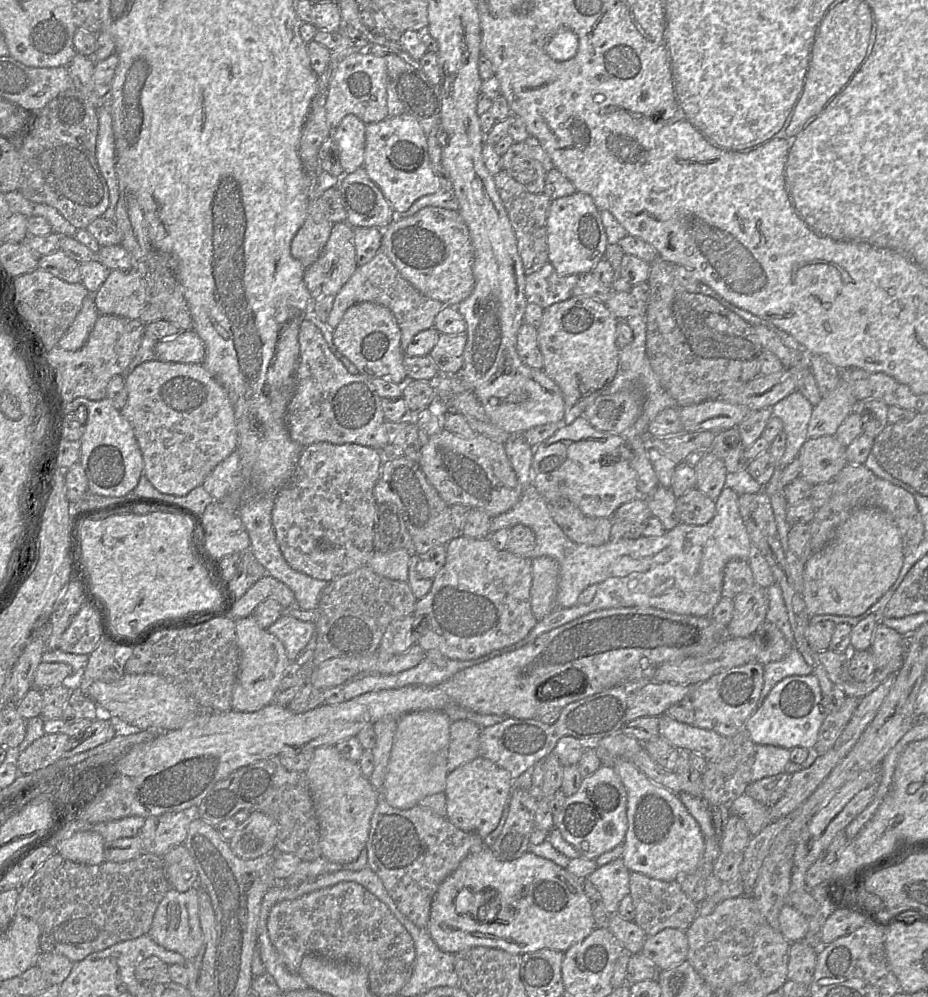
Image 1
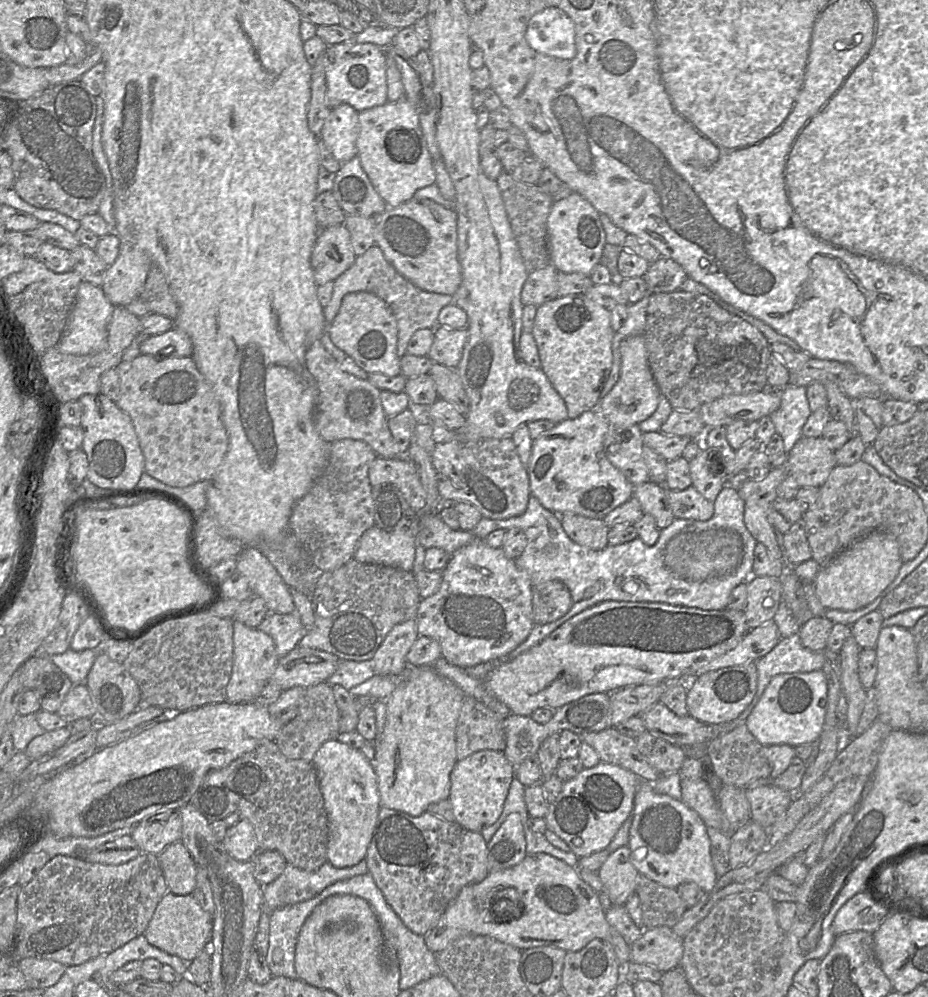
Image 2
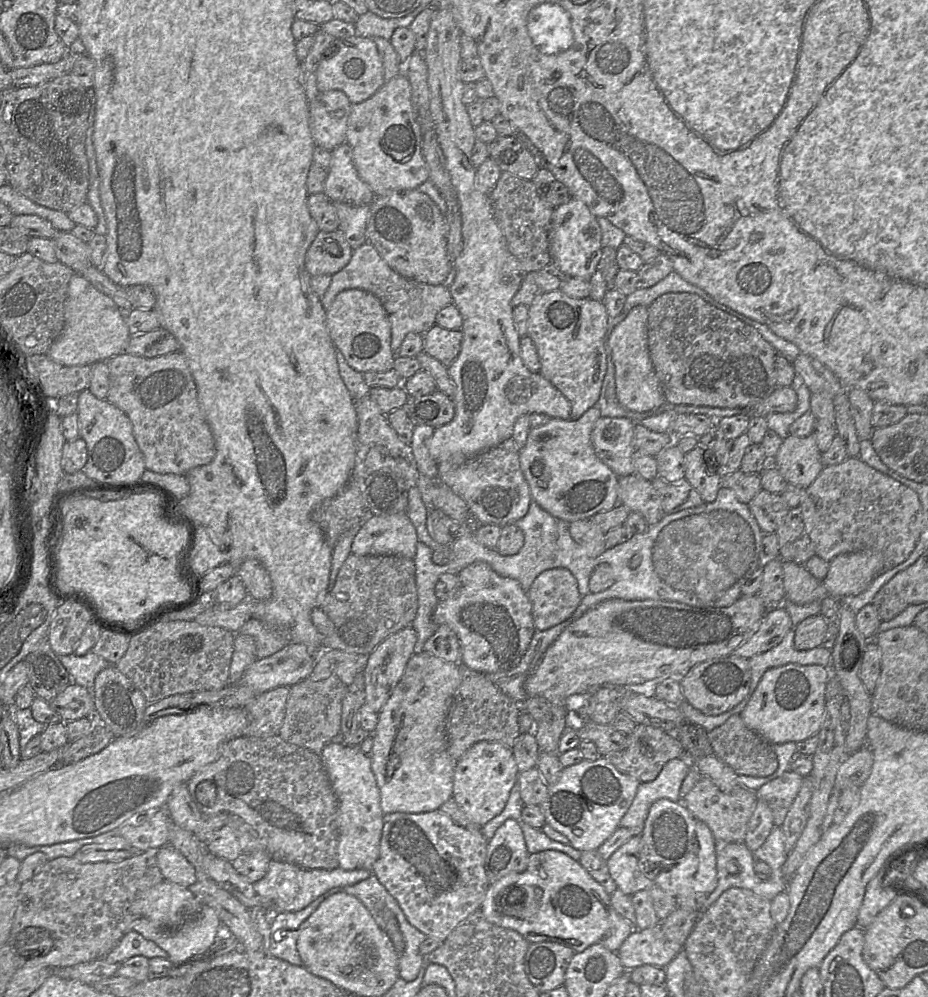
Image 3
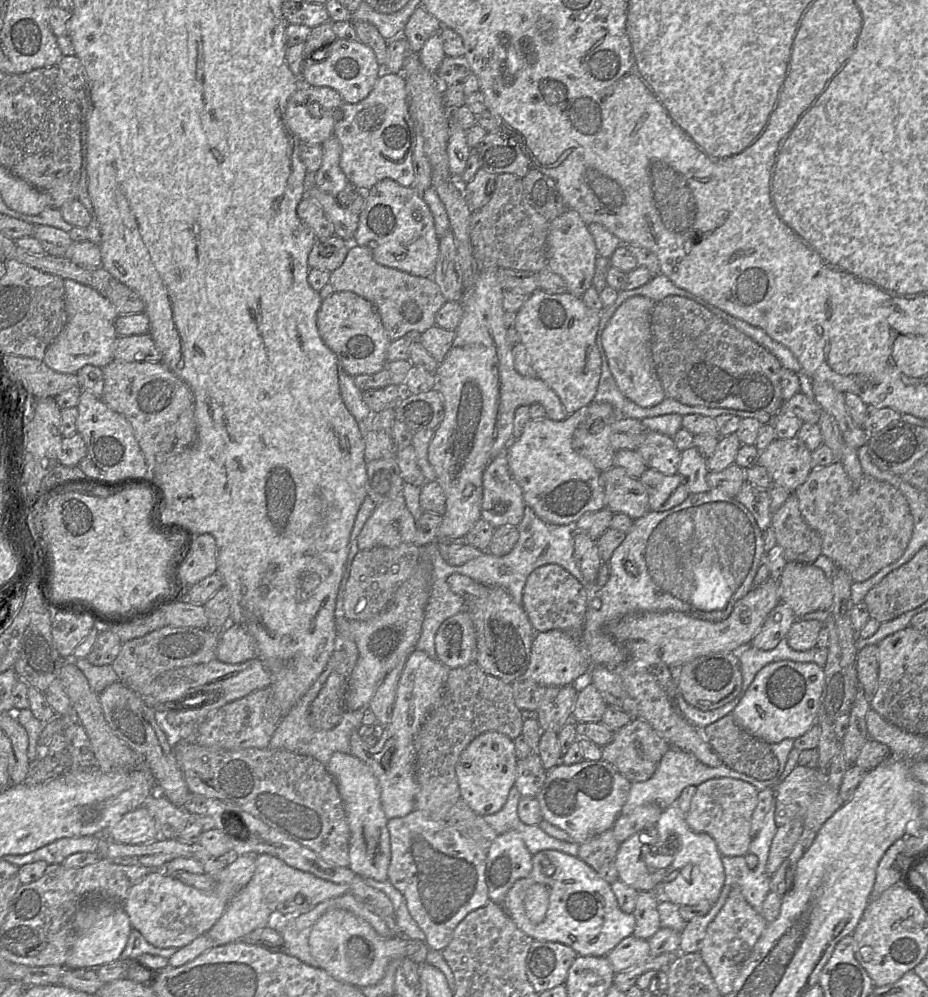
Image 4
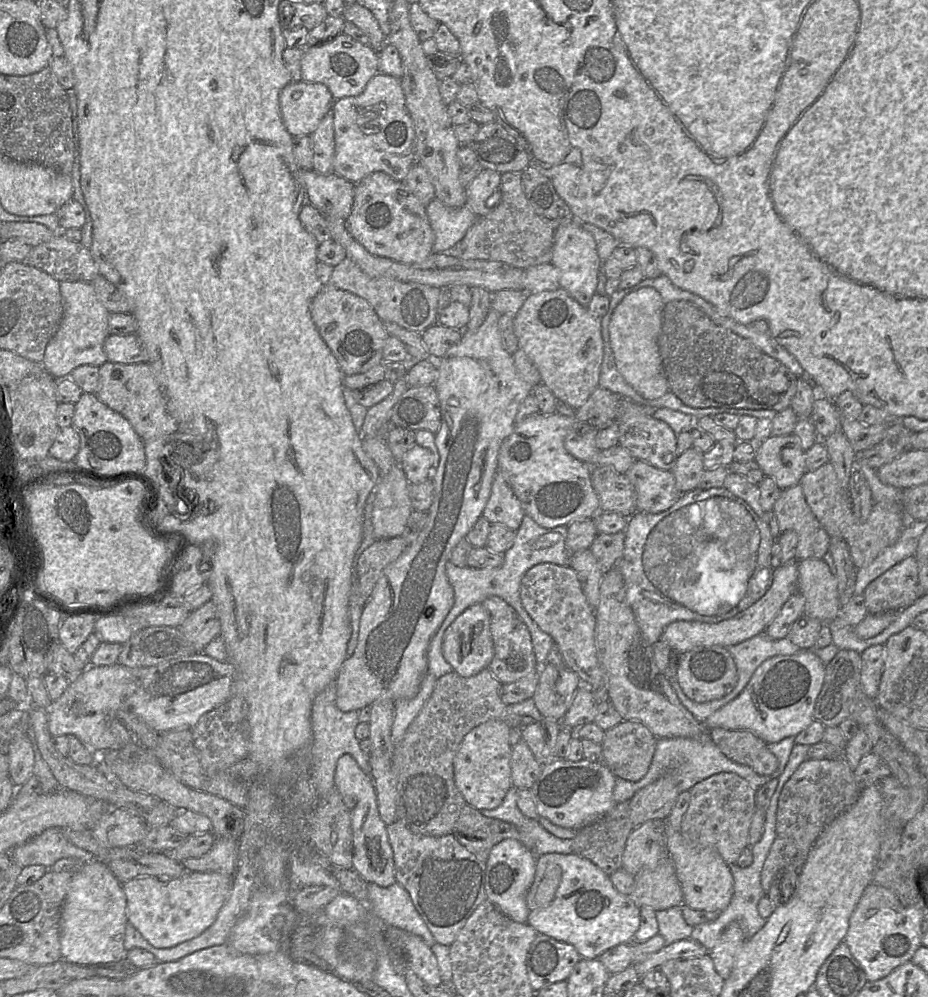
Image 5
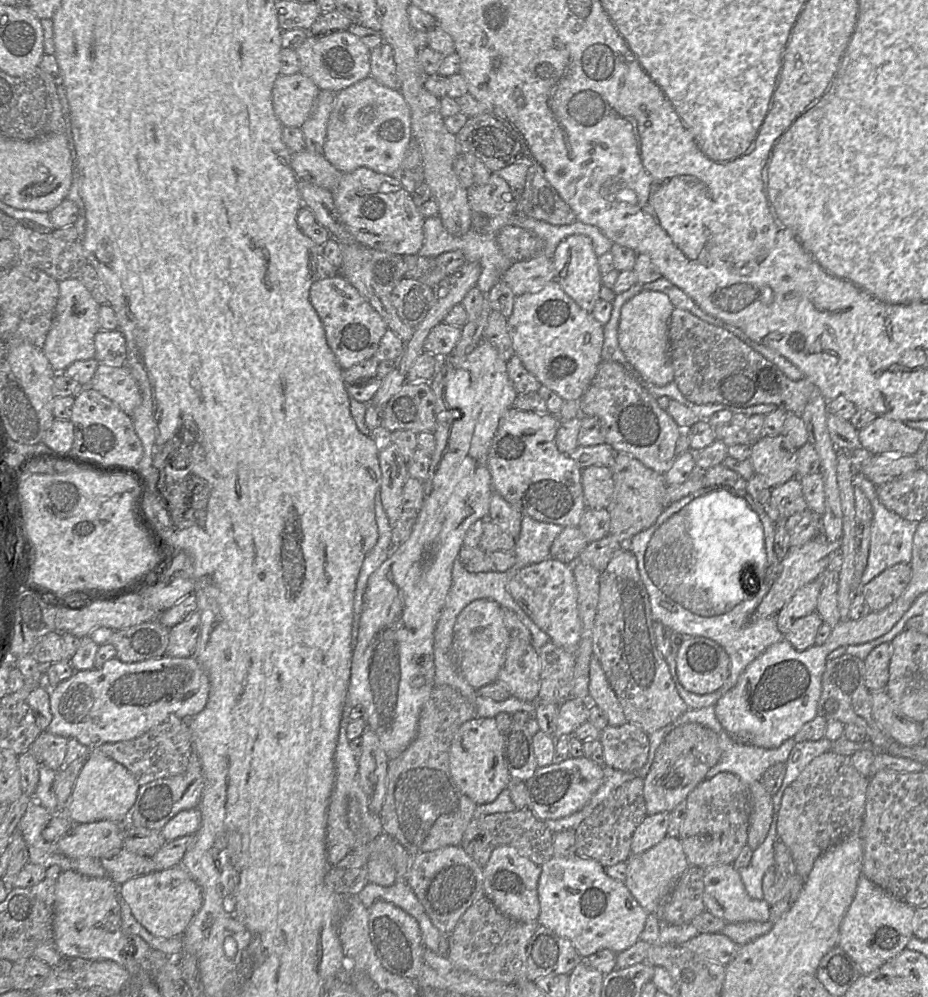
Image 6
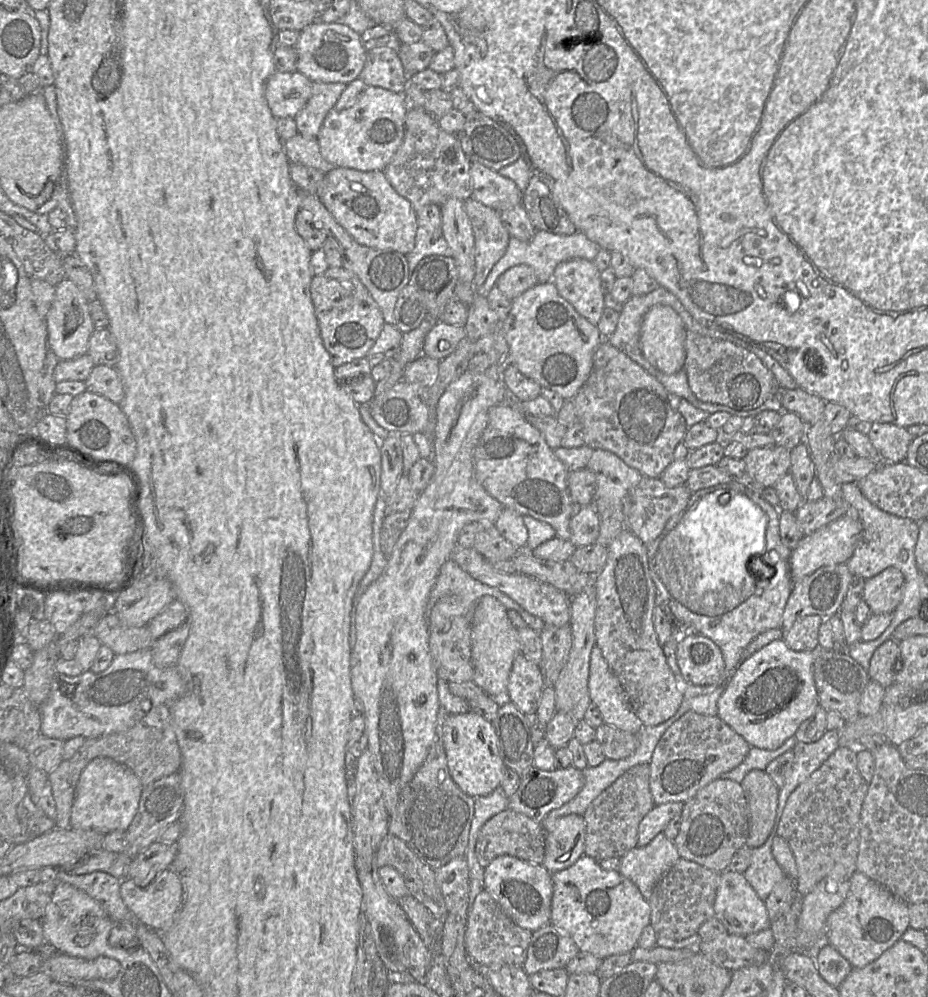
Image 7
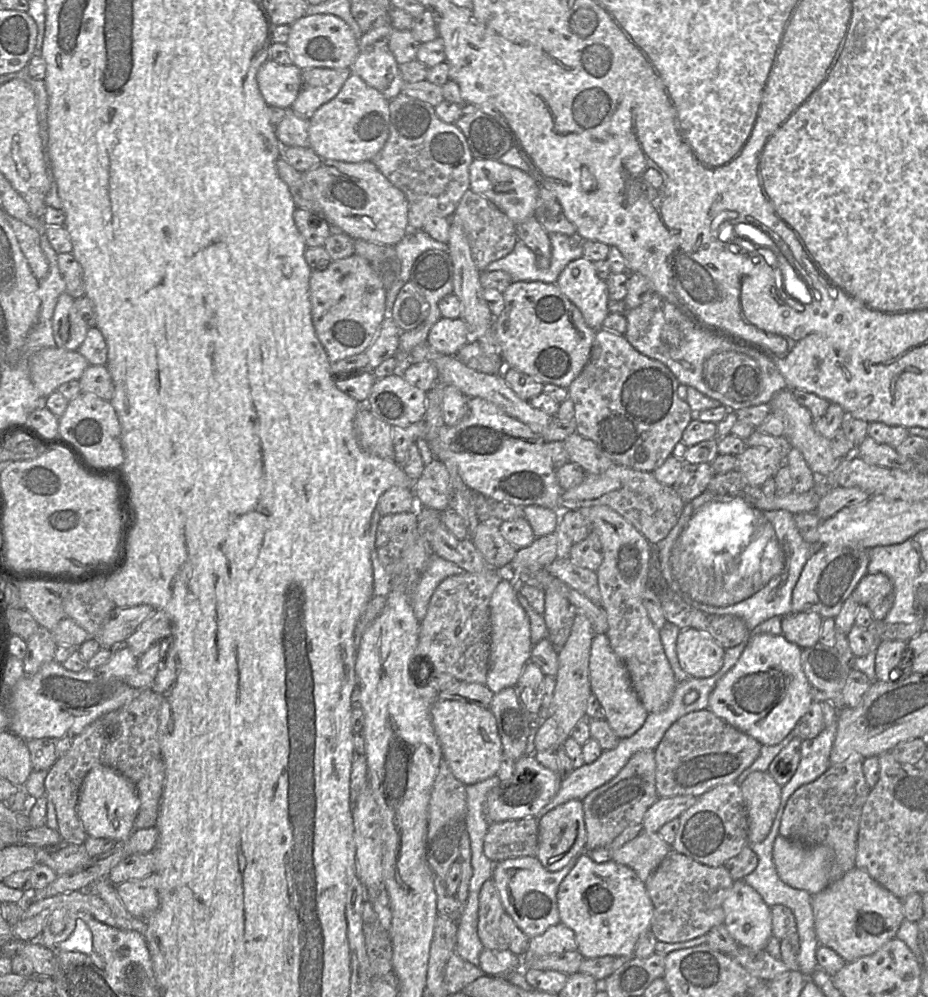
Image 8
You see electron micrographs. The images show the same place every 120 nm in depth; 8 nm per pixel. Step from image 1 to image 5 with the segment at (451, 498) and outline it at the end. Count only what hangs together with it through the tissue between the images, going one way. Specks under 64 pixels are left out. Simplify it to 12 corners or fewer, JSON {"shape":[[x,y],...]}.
{"shape":[[497,471],[482,515],[517,531],[525,511]]}

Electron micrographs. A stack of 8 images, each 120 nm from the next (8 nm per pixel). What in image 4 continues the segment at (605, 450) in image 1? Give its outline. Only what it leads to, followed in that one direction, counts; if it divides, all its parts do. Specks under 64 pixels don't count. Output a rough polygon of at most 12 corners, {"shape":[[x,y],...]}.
{"shape":[[583,409],[530,419],[510,472],[542,520],[606,507],[597,467],[572,446]]}

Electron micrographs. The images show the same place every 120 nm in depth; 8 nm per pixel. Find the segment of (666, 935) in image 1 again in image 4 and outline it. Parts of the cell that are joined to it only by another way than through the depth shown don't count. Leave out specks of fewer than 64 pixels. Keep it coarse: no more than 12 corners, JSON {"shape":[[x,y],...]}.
{"shape":[[630,935],[607,955],[615,973],[651,957],[648,940]]}

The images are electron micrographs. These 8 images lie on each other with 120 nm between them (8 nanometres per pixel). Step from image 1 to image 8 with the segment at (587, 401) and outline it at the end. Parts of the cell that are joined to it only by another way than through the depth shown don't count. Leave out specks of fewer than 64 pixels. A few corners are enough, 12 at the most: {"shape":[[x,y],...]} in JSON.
{"shape":[[513,282],[505,367],[567,389],[596,330],[556,284]]}

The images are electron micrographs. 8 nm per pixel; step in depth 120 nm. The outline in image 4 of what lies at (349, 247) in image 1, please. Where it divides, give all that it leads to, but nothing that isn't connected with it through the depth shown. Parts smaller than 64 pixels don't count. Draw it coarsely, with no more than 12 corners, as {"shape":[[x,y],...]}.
{"shape":[[335,234],[316,238],[309,268],[332,272],[350,244]]}

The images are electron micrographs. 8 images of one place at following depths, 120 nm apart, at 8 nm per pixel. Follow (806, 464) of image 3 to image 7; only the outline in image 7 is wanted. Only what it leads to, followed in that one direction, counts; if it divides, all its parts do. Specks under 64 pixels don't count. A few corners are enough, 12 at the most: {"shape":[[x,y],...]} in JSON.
{"shape":[[748,450],[746,473],[772,487],[790,472],[790,450]]}

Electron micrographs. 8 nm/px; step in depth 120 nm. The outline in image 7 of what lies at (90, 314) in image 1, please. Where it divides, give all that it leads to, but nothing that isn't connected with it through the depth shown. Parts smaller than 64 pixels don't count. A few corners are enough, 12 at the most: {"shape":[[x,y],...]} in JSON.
{"shape":[[66,277],[46,316],[59,360],[87,353],[88,301]]}

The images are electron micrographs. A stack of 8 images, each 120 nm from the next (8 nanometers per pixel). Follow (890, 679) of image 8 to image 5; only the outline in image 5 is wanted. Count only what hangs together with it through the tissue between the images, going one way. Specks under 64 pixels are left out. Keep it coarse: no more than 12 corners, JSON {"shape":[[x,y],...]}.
{"shape":[[884,645],[860,656],[863,690],[875,699],[884,671]]}

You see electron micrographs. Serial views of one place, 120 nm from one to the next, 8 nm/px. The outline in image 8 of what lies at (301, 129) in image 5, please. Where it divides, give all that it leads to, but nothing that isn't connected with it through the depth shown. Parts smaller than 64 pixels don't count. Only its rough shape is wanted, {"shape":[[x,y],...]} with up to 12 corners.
{"shape":[[268,59],[258,88],[269,106],[291,109],[302,85],[296,65]]}

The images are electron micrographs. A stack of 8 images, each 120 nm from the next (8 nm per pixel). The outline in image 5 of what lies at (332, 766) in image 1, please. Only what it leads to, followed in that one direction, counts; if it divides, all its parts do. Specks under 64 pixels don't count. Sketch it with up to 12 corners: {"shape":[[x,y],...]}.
{"shape":[[349,754],[335,786],[348,808],[352,869],[367,882],[396,882],[376,791]]}

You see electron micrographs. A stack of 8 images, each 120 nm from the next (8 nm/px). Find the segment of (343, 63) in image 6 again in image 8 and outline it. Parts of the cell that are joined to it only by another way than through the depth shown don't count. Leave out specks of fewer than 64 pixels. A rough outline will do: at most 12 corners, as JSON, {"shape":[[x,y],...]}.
{"shape":[[333,14],[304,15],[285,43],[292,63],[351,68],[360,52]]}

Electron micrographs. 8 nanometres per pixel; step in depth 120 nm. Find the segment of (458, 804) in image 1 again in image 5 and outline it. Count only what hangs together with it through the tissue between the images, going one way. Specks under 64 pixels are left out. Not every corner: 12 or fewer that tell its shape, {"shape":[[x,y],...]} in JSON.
{"shape":[[486,721],[453,760],[466,803],[495,809],[511,779],[510,727]]}

